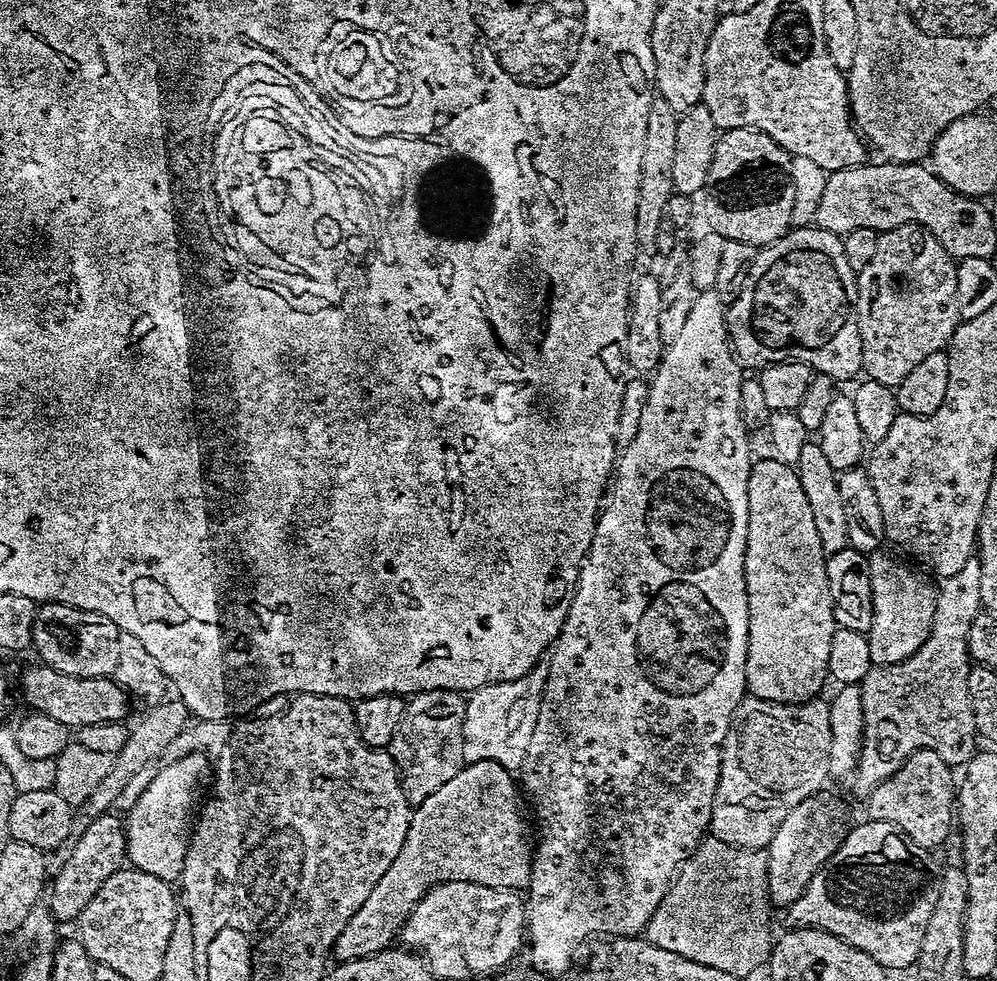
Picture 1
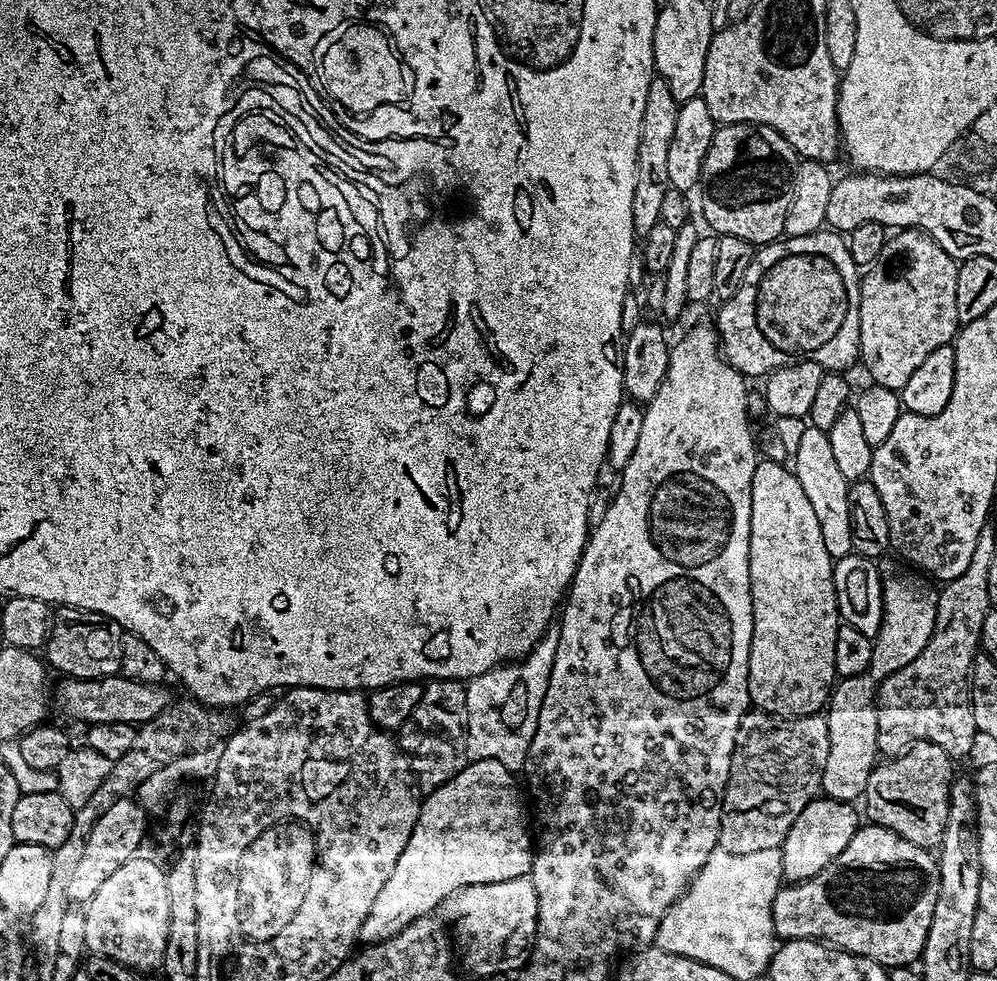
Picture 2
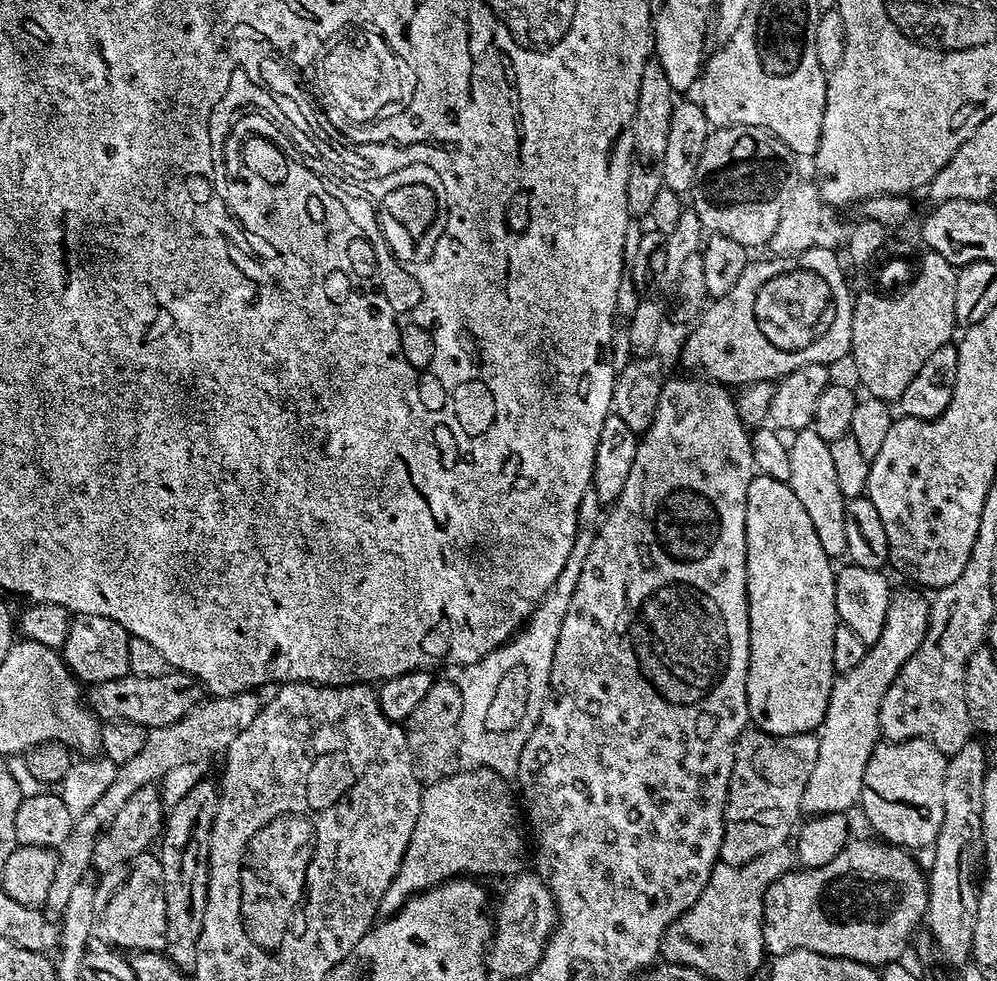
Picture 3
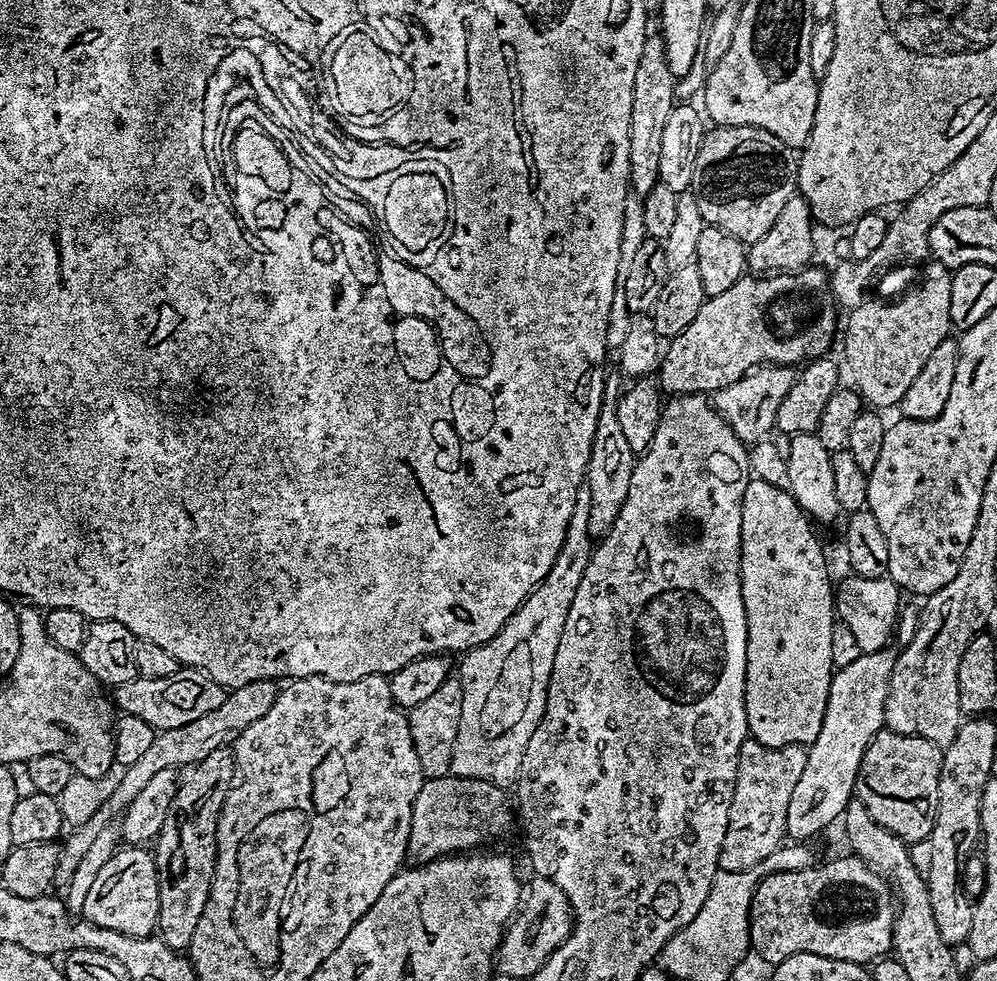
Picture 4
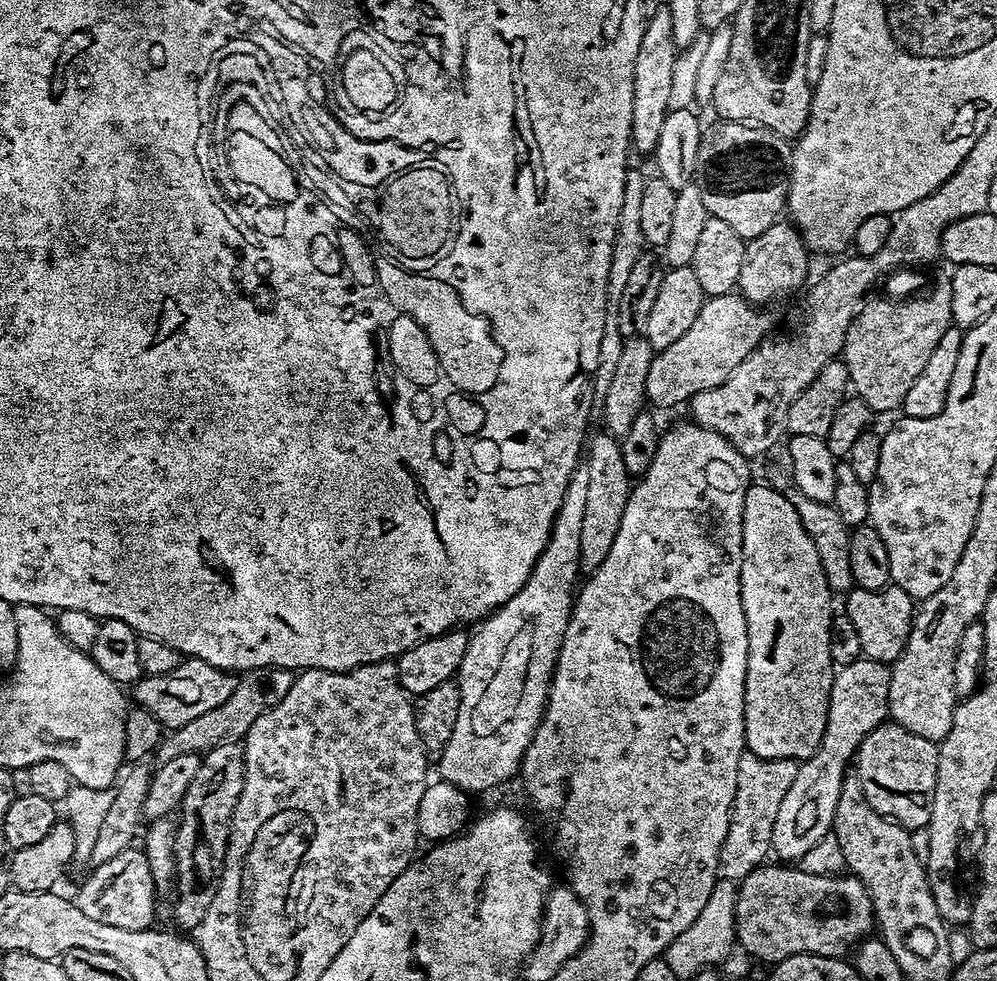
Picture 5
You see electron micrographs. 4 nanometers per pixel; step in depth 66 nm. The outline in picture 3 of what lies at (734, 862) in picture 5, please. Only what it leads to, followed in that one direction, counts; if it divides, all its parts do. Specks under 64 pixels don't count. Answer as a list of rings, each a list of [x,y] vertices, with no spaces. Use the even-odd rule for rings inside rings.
[[[745,723],[740,730],[734,762],[726,778],[726,794],[722,798],[718,852],[726,860],[750,858],[750,854],[758,854],[758,850],[779,848],[787,841],[804,812],[802,804],[808,800],[820,758],[822,732],[819,727],[769,730],[752,723]]]

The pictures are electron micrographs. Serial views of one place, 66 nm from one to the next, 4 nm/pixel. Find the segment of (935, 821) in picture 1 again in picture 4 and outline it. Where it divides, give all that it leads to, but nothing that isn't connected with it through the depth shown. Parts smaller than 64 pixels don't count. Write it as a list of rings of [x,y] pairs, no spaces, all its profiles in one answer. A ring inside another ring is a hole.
[[[882,730],[870,742],[864,751],[860,769],[856,775],[855,795],[866,806],[874,822],[878,822],[895,836],[915,846],[916,843],[927,841],[934,830],[934,822],[938,814],[938,778],[940,777],[940,758],[942,752],[935,744],[931,744],[921,736],[903,736],[897,732]]]

